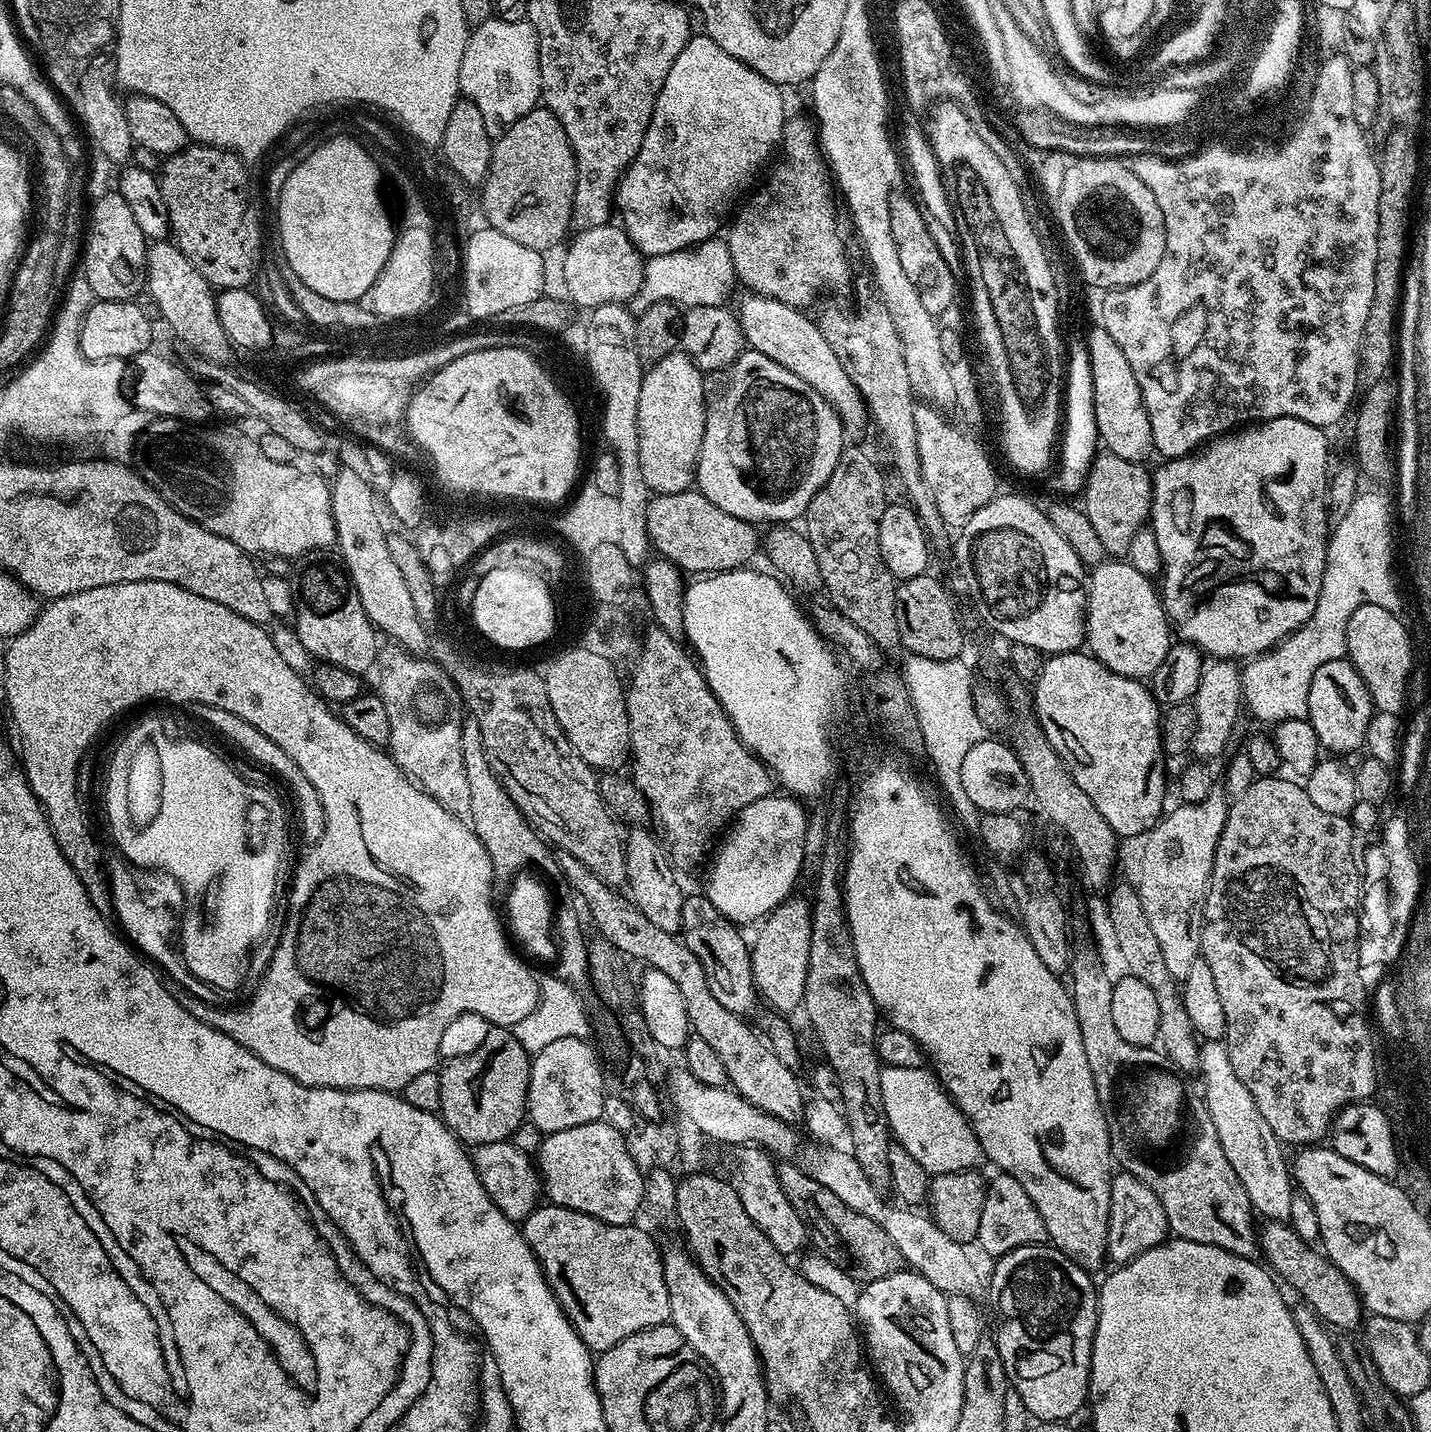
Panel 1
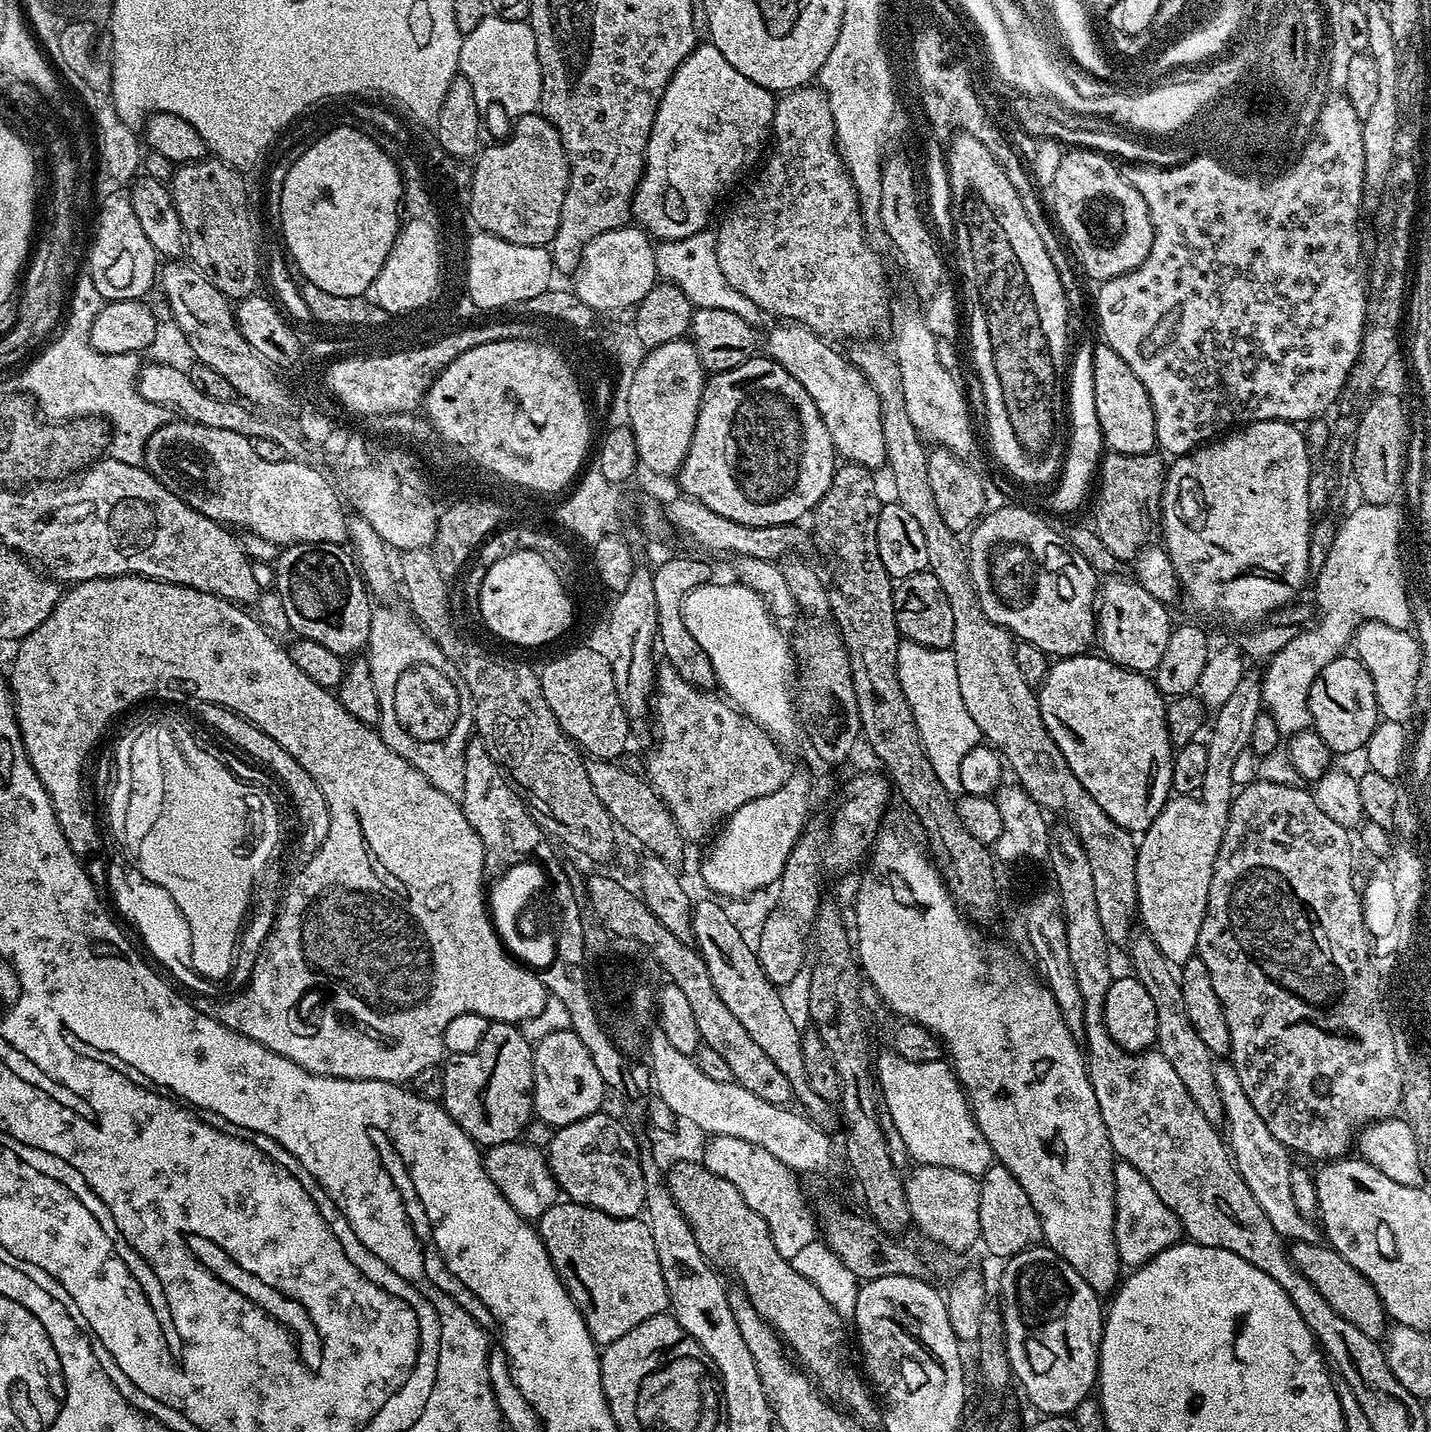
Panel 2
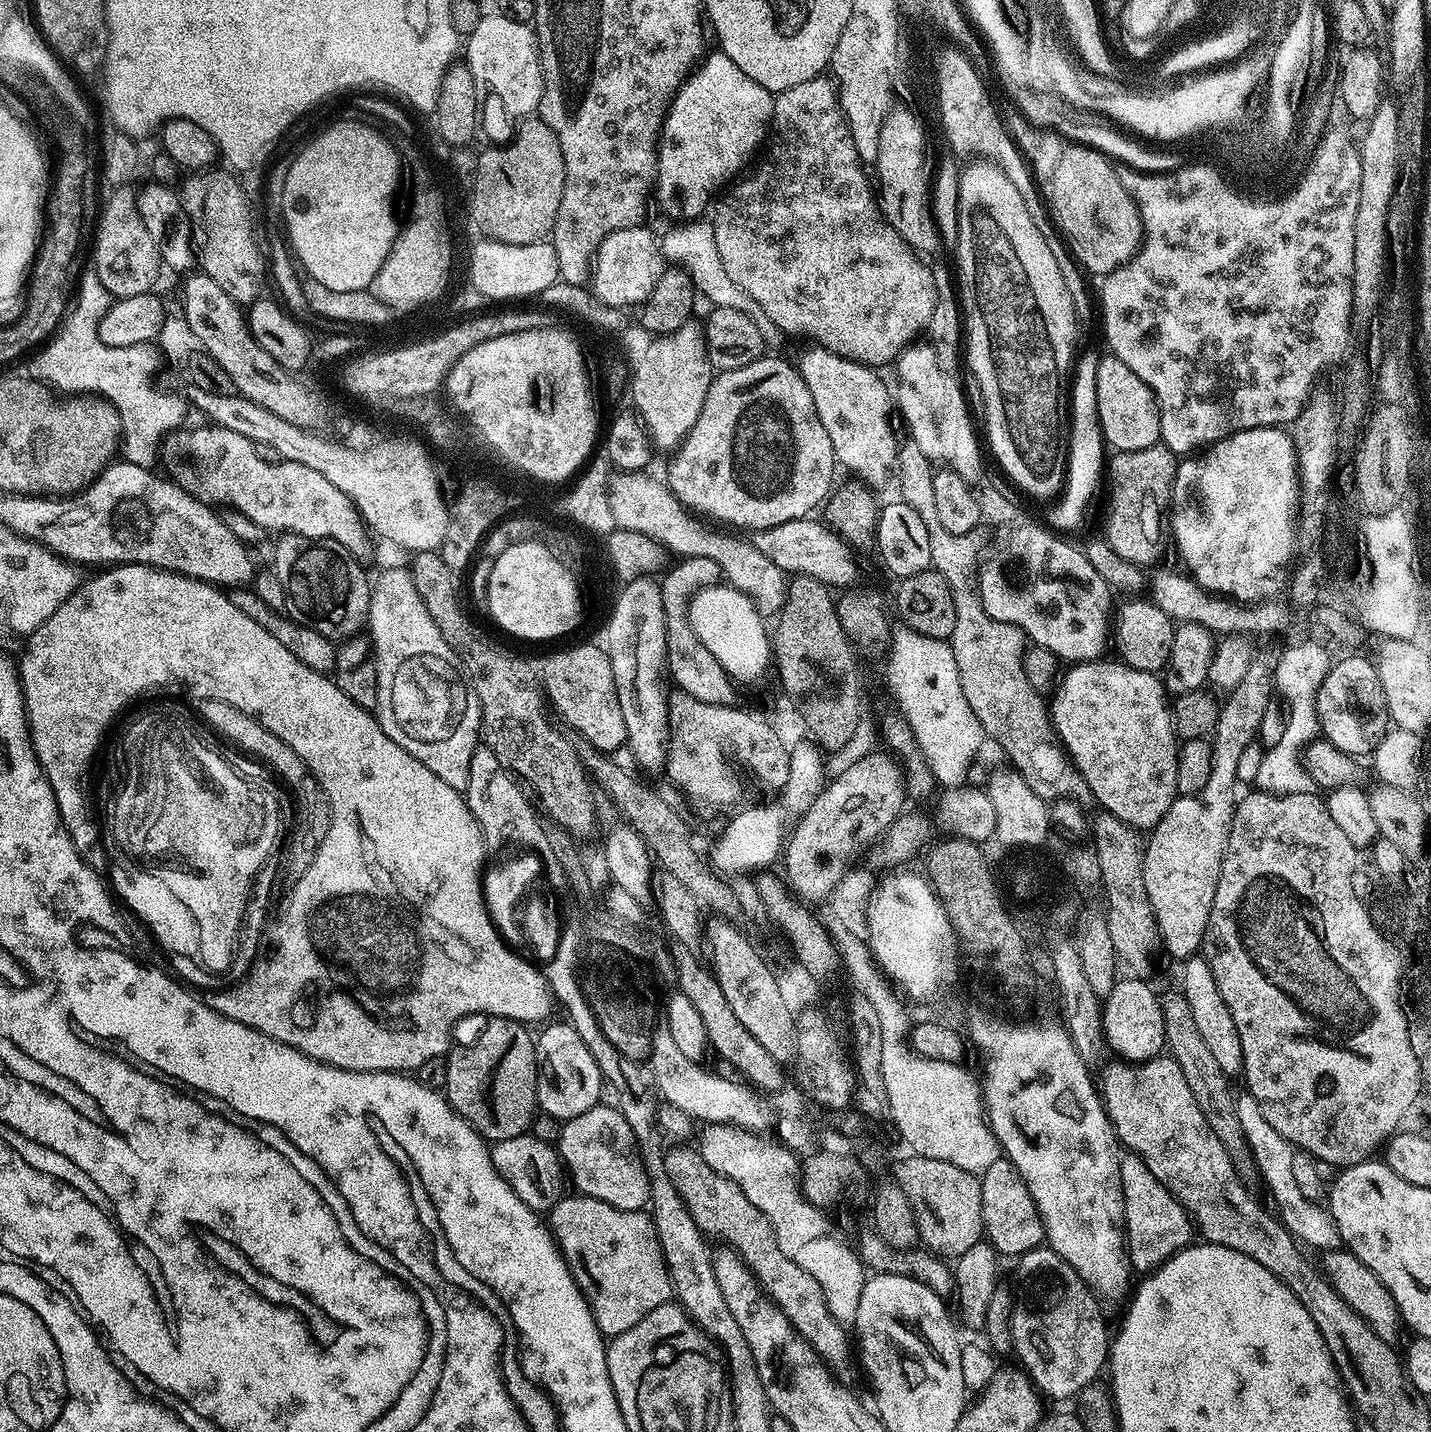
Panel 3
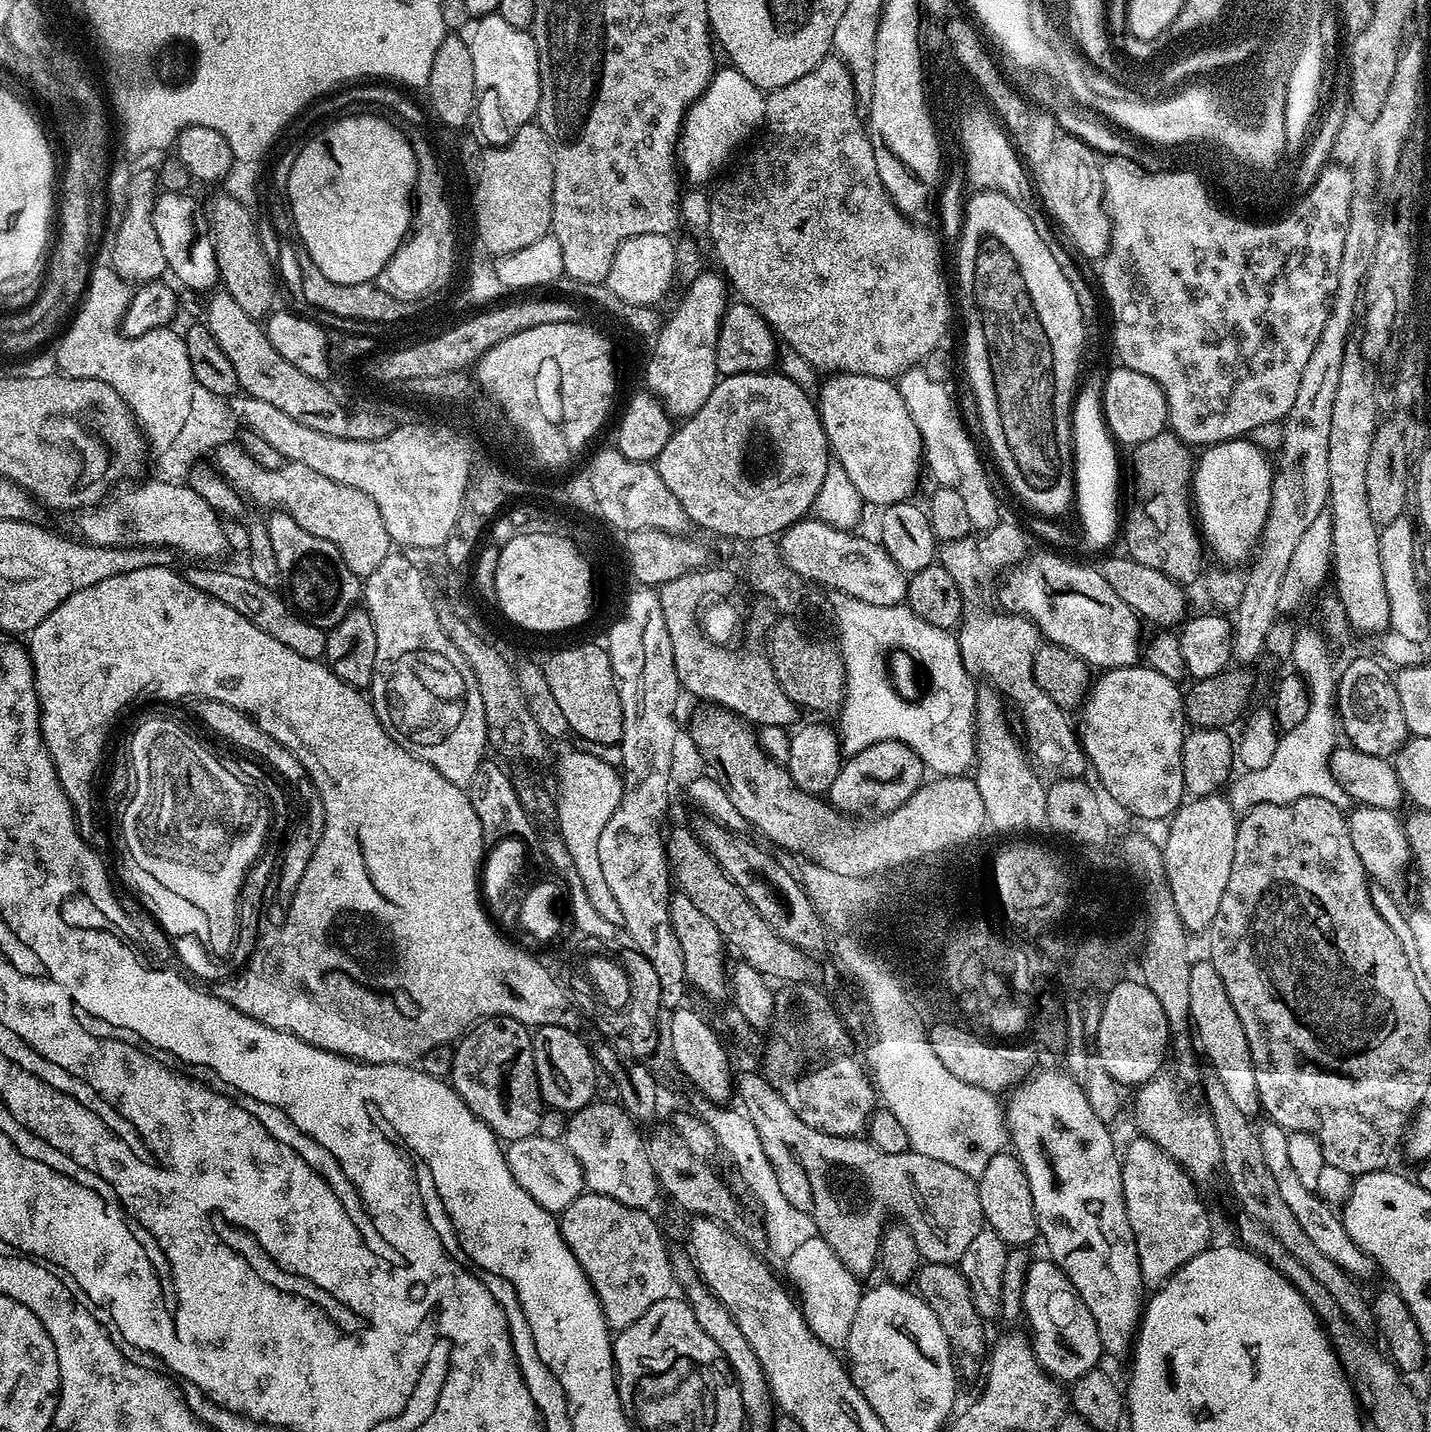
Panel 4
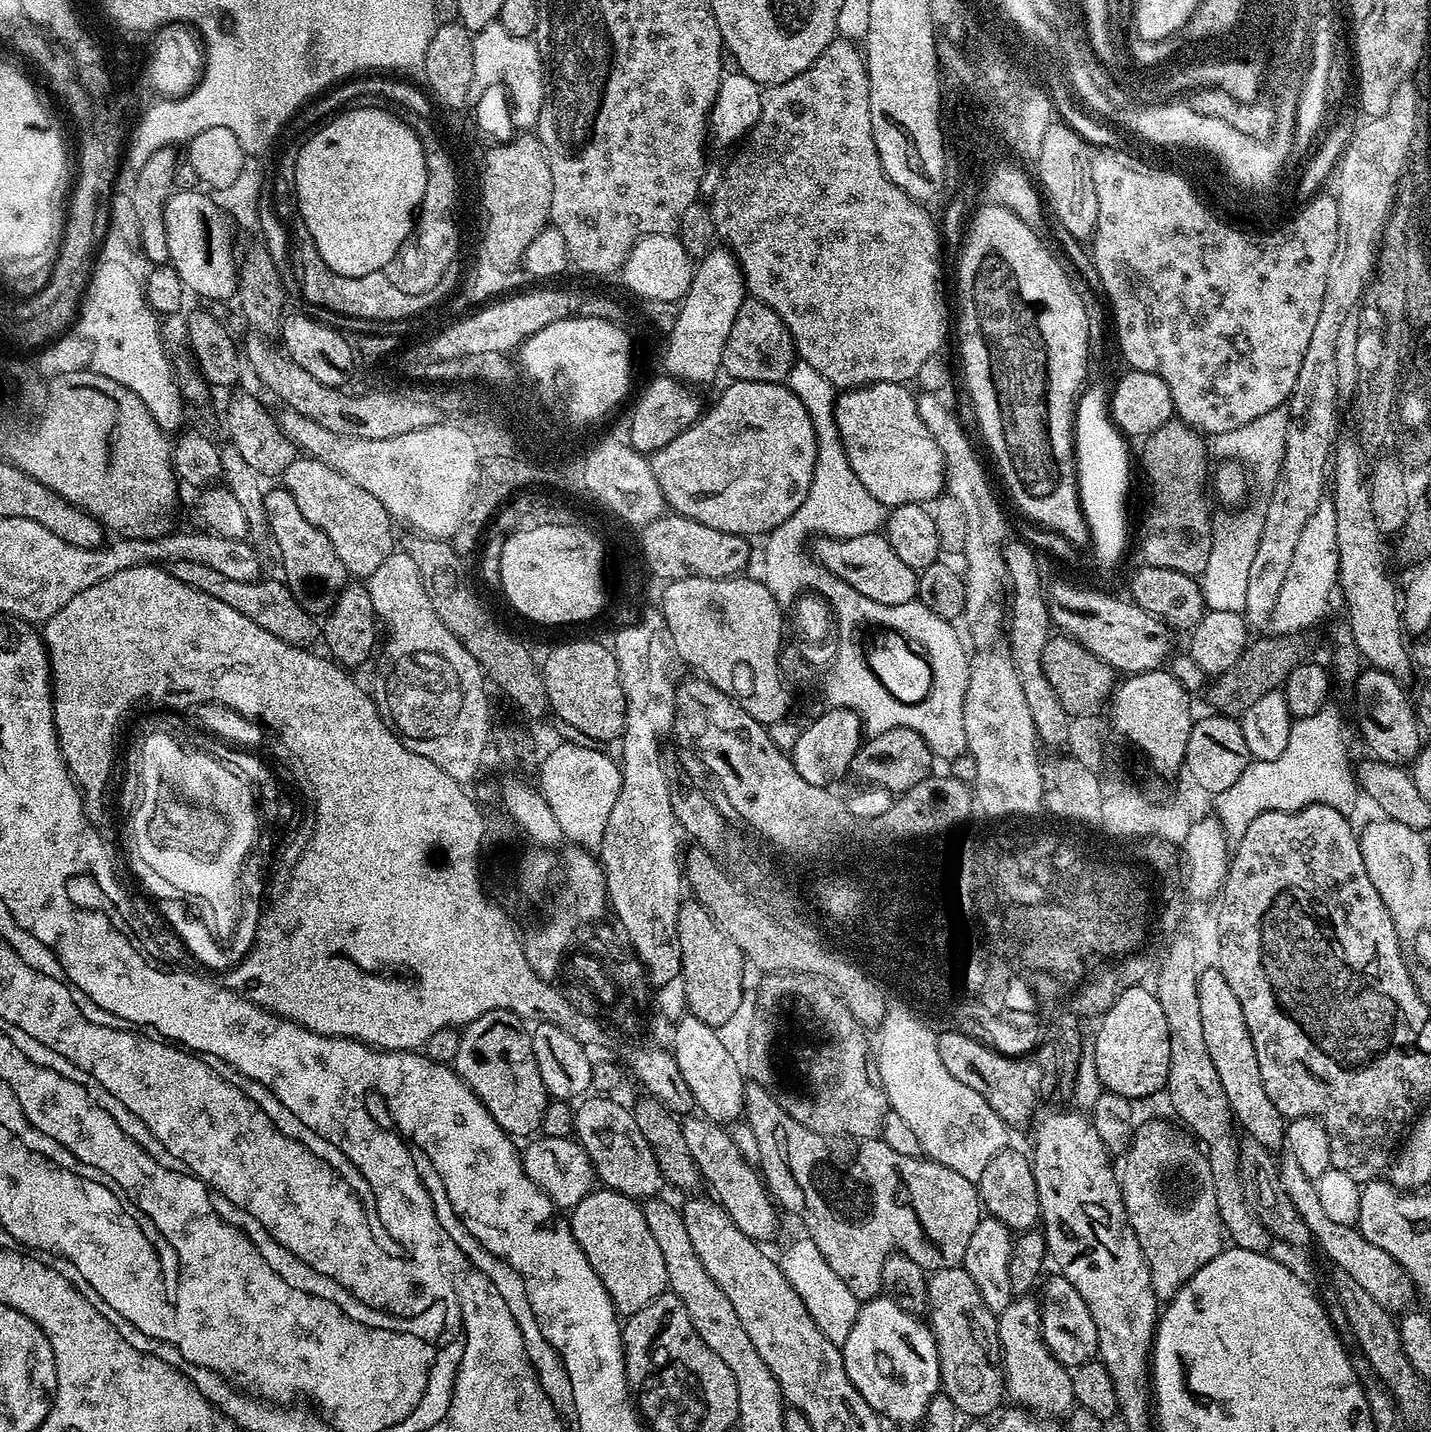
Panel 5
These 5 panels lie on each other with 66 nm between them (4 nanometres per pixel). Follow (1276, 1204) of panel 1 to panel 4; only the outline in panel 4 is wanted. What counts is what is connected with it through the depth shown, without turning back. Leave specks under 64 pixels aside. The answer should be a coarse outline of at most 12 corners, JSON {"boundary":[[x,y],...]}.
{"boundary":[[1258,1128],[1286,1206],[1324,1257],[1354,1278],[1374,1263],[1343,1219],[1294,1174],[1289,1133]]}

